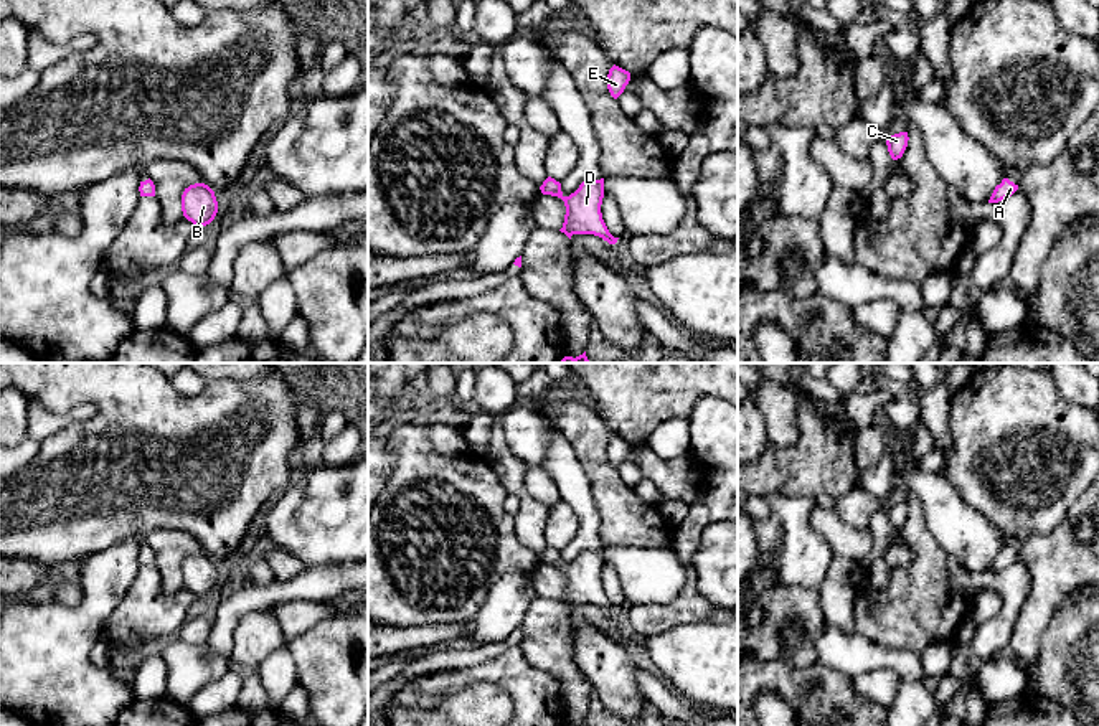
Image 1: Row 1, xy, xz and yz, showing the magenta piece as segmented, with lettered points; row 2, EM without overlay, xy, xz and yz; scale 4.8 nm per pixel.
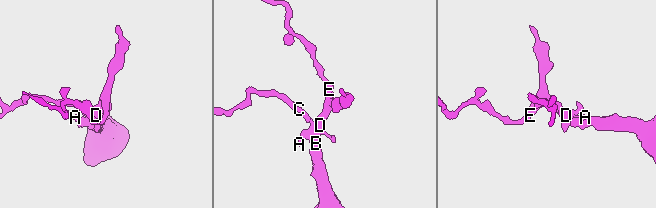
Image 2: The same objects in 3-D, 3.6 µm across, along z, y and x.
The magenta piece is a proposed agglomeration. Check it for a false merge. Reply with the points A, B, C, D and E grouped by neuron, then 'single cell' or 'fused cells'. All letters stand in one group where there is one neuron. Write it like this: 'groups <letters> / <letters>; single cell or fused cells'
groups A B C D E; single cell

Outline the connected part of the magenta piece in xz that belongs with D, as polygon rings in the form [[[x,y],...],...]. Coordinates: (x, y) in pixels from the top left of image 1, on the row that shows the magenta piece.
[[[551,177],[543,182],[540,190],[543,195],[558,196],[564,201],[566,214],[559,231],[569,239],[573,234],[594,234],[609,244],[617,243],[619,238],[609,233],[601,213],[604,178],[583,182],[569,196],[563,195],[561,183]]]

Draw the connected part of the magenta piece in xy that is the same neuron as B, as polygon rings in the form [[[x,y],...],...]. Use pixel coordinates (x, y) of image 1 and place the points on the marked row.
[[[205,183],[190,185],[182,195],[182,211],[196,228],[210,224],[218,213],[215,191]]]

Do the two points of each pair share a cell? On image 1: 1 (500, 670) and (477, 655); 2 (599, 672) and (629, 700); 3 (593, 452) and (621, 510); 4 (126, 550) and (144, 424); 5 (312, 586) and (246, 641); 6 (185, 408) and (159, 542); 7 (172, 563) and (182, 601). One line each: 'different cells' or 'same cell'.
1: different cells
2: same cell
3: same cell
4: different cells
5: different cells
6: different cells
7: different cells

